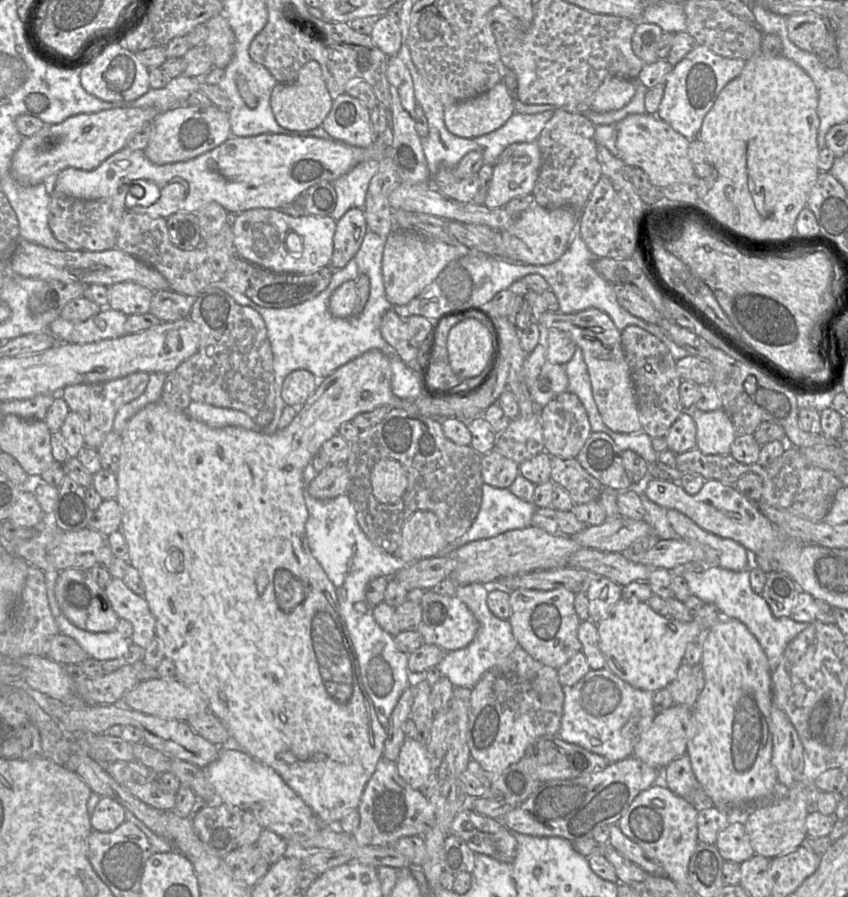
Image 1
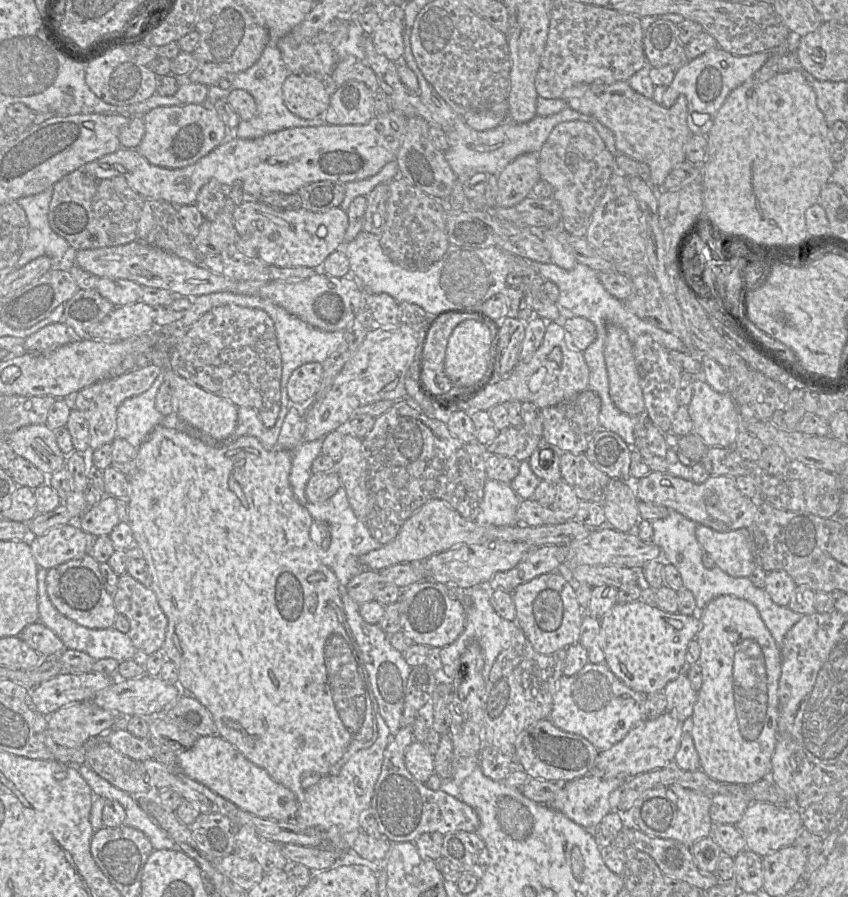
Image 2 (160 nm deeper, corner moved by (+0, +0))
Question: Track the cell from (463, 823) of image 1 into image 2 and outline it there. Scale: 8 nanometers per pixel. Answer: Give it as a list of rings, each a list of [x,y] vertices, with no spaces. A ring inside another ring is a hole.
[[[413,725],[401,726],[400,730],[388,743],[384,751],[382,770],[376,782],[372,797],[371,808],[377,821],[378,830],[391,842],[413,842],[423,833],[439,832],[443,836],[448,833],[459,831],[476,832],[480,825],[480,820],[475,810],[445,791],[433,791],[426,787],[424,783],[416,780],[408,771],[405,765],[405,752],[414,741]]]

